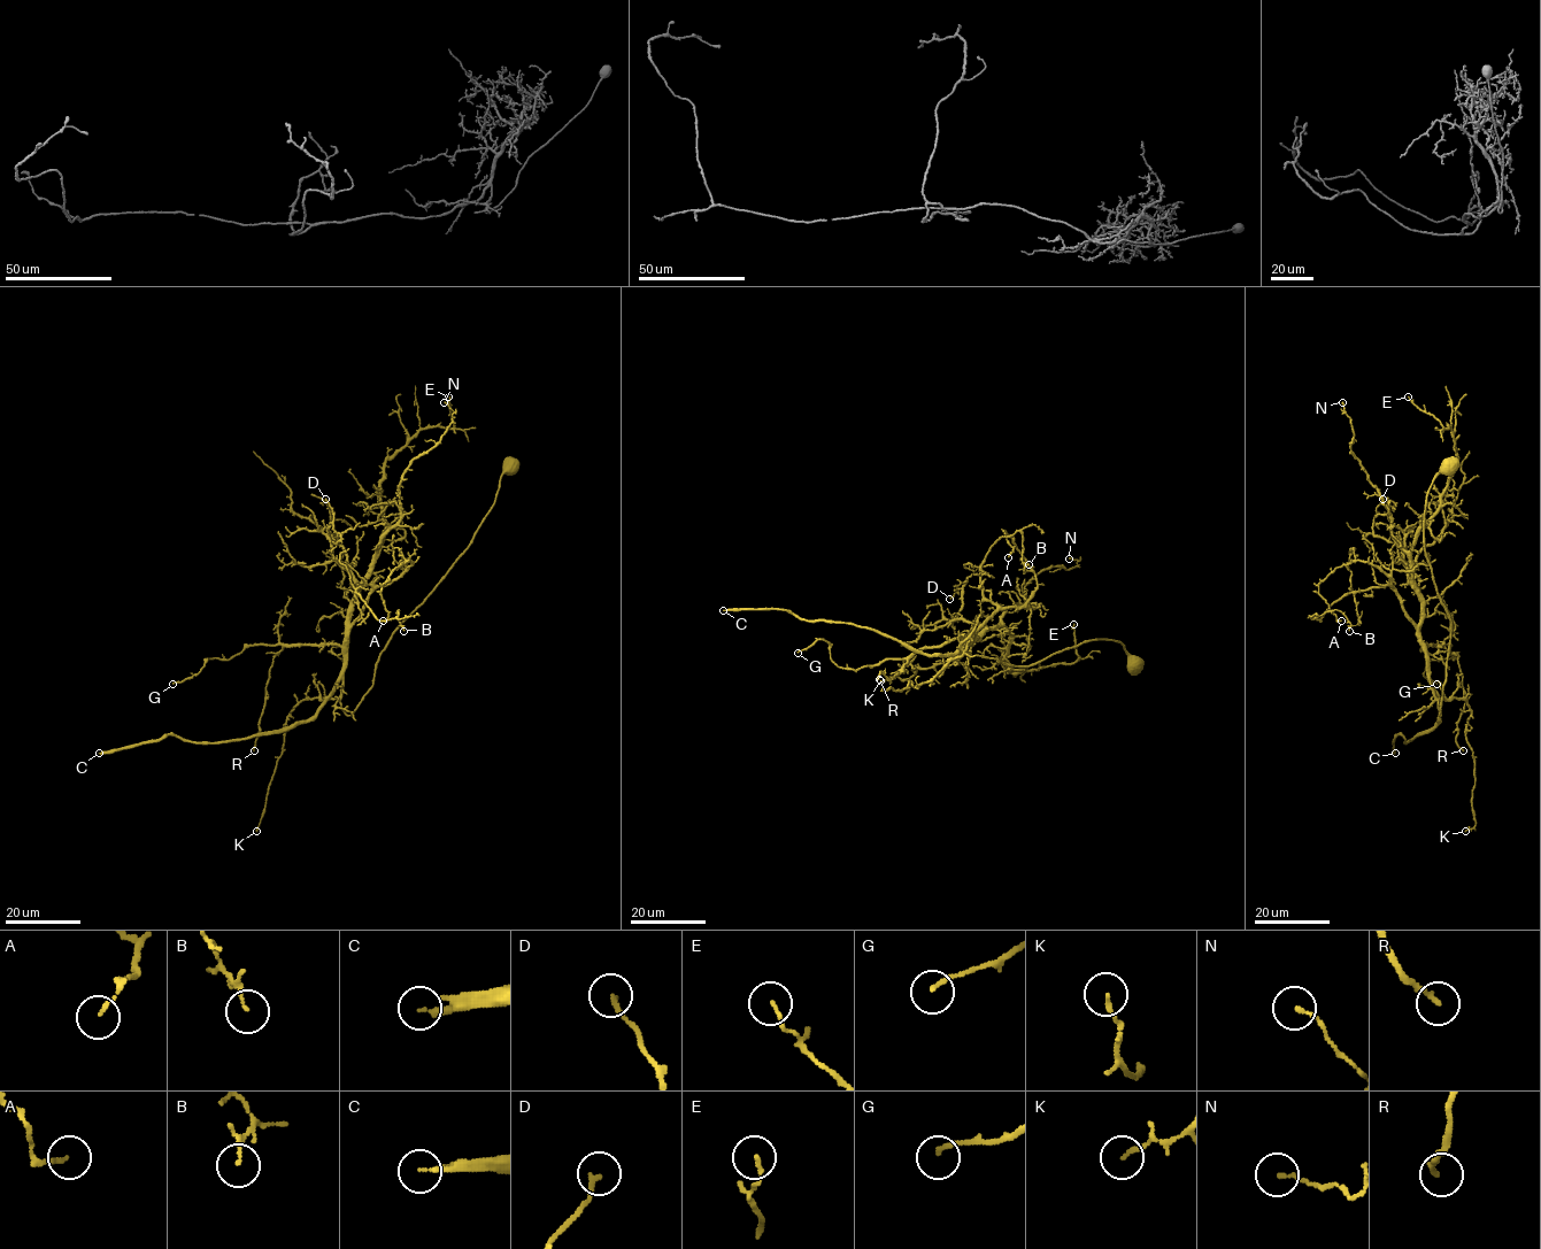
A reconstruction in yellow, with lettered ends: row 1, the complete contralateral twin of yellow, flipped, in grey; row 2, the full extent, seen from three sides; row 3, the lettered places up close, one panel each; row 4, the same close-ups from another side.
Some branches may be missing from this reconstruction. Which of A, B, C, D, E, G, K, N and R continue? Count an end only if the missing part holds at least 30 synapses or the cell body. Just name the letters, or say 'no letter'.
C

